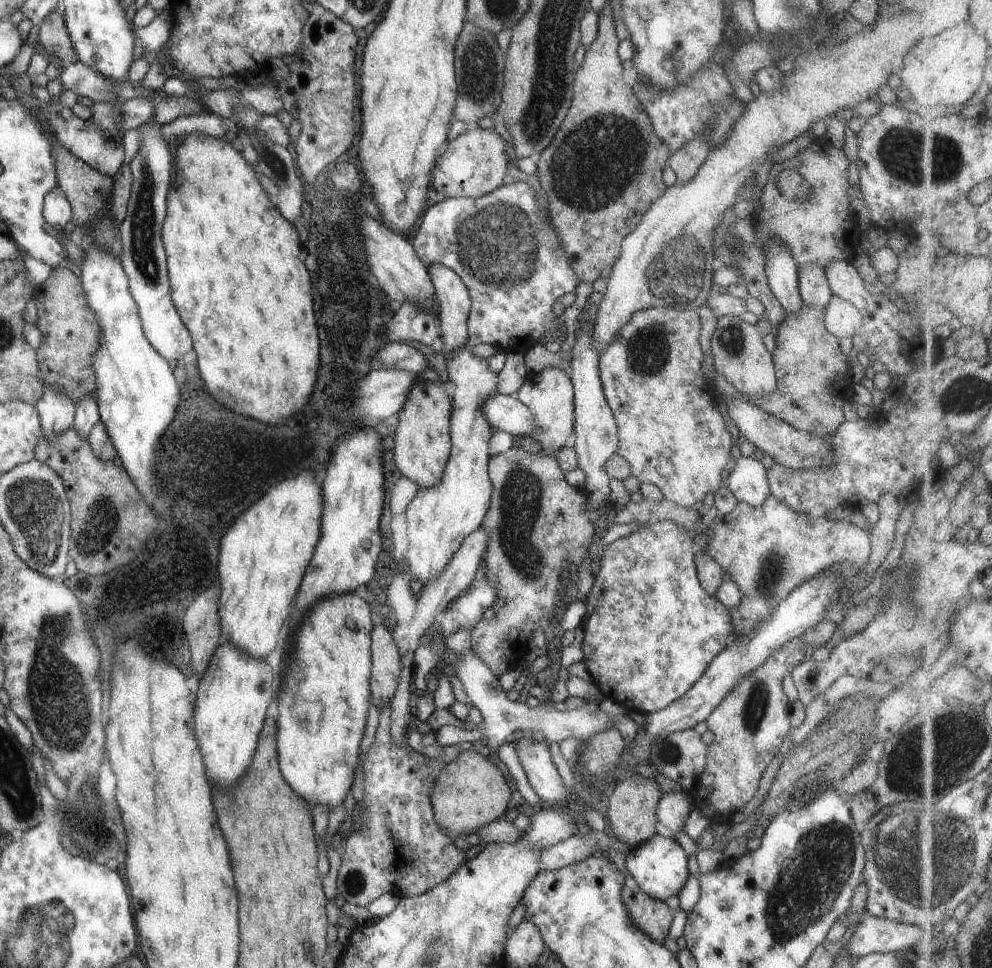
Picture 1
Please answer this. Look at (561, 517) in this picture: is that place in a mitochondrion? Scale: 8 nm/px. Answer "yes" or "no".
yes

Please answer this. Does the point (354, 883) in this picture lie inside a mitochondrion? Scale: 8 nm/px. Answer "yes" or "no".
yes

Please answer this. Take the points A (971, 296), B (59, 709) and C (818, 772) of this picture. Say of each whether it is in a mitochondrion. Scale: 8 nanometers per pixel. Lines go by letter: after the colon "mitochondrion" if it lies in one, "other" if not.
A: other
B: mitochondrion
C: mitochondrion

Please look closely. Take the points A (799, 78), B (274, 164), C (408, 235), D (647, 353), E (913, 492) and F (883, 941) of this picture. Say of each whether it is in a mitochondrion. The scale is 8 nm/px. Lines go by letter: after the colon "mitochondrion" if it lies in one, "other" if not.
A: other
B: mitochondrion
C: other
D: mitochondrion
E: other
F: other

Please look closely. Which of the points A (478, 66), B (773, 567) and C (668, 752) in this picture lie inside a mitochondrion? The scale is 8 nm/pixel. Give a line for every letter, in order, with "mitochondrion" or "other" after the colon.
A: mitochondrion
B: mitochondrion
C: mitochondrion

